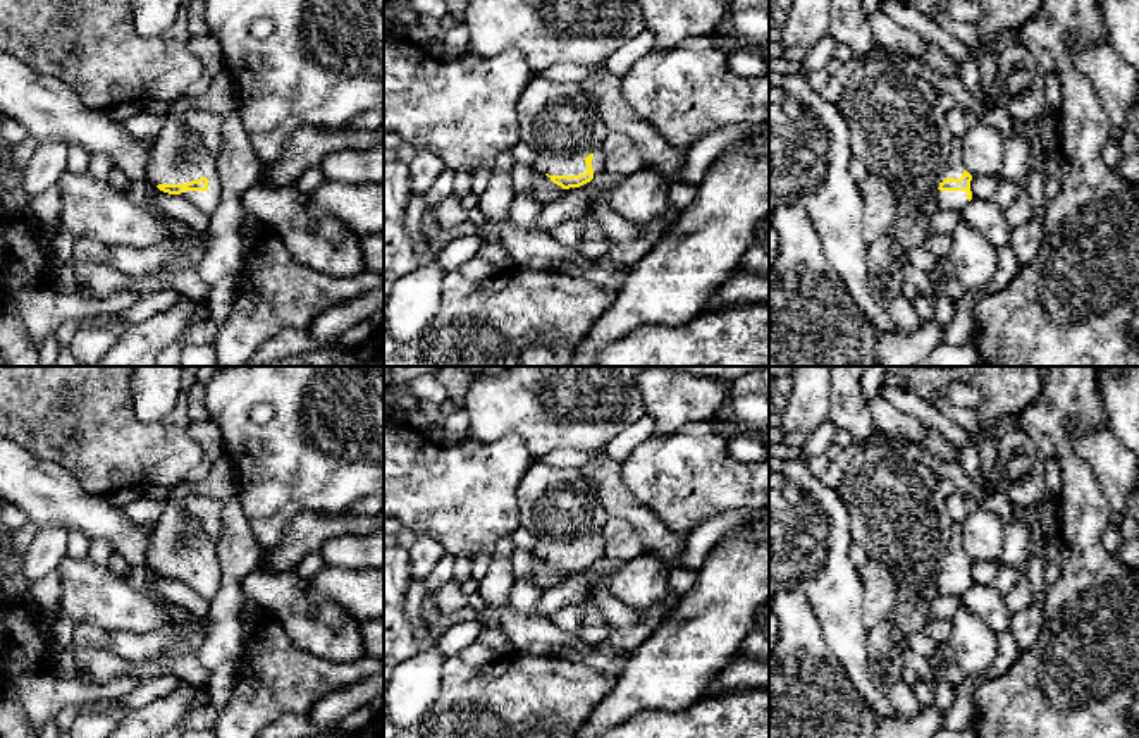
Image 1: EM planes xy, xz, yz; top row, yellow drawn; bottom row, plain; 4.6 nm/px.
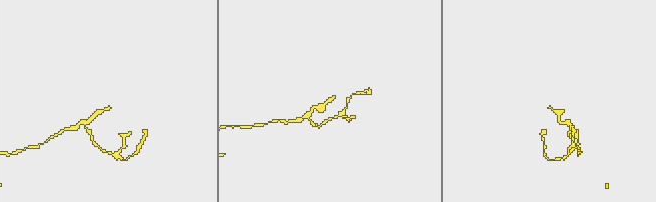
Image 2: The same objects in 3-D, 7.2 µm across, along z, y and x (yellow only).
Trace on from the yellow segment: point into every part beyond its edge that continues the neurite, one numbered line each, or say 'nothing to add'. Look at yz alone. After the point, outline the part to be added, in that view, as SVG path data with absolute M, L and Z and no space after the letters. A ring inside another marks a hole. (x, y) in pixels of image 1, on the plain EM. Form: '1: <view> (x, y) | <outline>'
1: yz (945, 585) | M939 576L936 578L938 595L957 595L962 597L969 588L965 576Z

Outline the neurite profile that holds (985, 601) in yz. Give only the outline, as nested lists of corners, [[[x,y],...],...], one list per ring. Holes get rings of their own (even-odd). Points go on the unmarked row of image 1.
[[[972,583],[960,600],[994,635],[1010,631],[1012,614],[1007,611],[1005,597],[993,585]]]

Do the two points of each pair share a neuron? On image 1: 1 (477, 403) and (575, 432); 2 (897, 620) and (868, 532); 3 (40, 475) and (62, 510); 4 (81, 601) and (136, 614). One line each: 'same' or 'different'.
1: same
2: same
3: same
4: same

